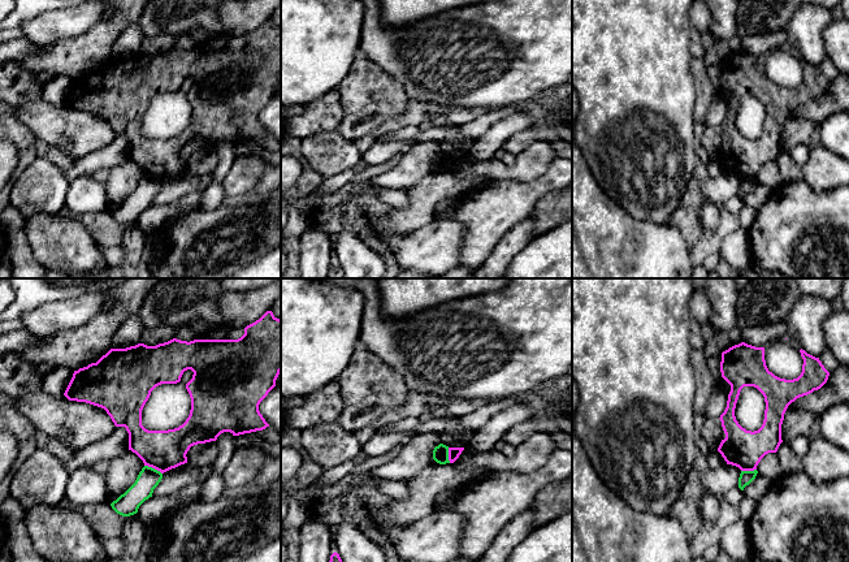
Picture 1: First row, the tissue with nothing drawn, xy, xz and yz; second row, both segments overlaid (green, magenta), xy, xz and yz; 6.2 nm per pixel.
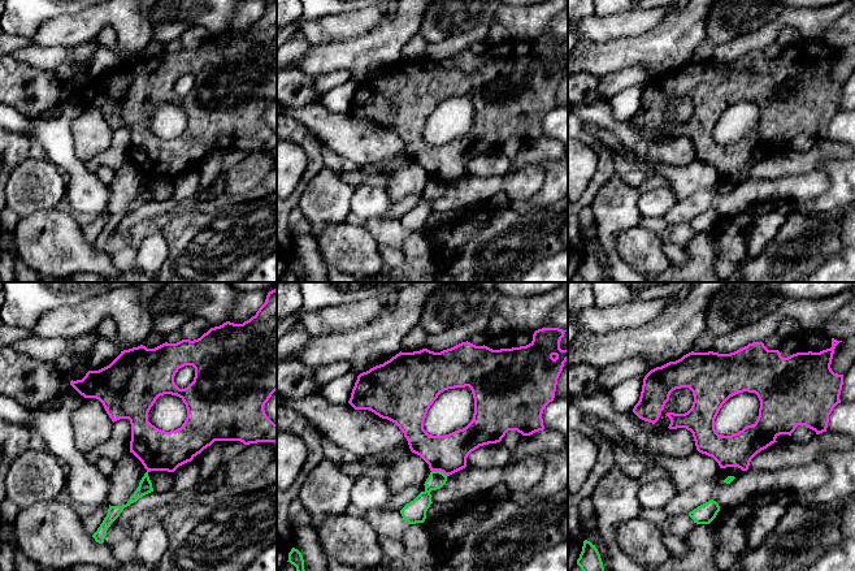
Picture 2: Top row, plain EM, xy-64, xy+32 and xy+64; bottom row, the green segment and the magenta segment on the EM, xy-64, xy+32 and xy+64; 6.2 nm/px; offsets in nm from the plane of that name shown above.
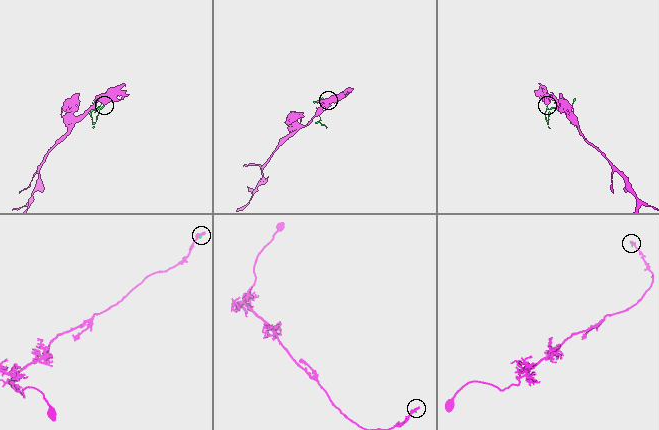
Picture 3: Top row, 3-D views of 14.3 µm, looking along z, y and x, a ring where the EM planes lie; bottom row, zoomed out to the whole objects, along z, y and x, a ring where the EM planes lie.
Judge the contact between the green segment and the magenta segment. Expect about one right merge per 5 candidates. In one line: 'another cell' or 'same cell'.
another cell

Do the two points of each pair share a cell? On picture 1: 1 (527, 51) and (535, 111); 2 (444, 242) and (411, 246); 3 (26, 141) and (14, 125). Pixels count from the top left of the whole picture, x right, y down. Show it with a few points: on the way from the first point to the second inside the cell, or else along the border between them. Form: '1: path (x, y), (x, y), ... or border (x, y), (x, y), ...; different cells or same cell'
1: border (558, 85), (538, 93), (523, 104); different cells
2: path (436, 246), (419, 246); same cell
3: path (22, 137), (14, 129); same cell

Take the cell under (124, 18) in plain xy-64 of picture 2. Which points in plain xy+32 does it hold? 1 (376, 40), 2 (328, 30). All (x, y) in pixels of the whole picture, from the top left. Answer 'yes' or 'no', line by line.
1: no
2: yes

